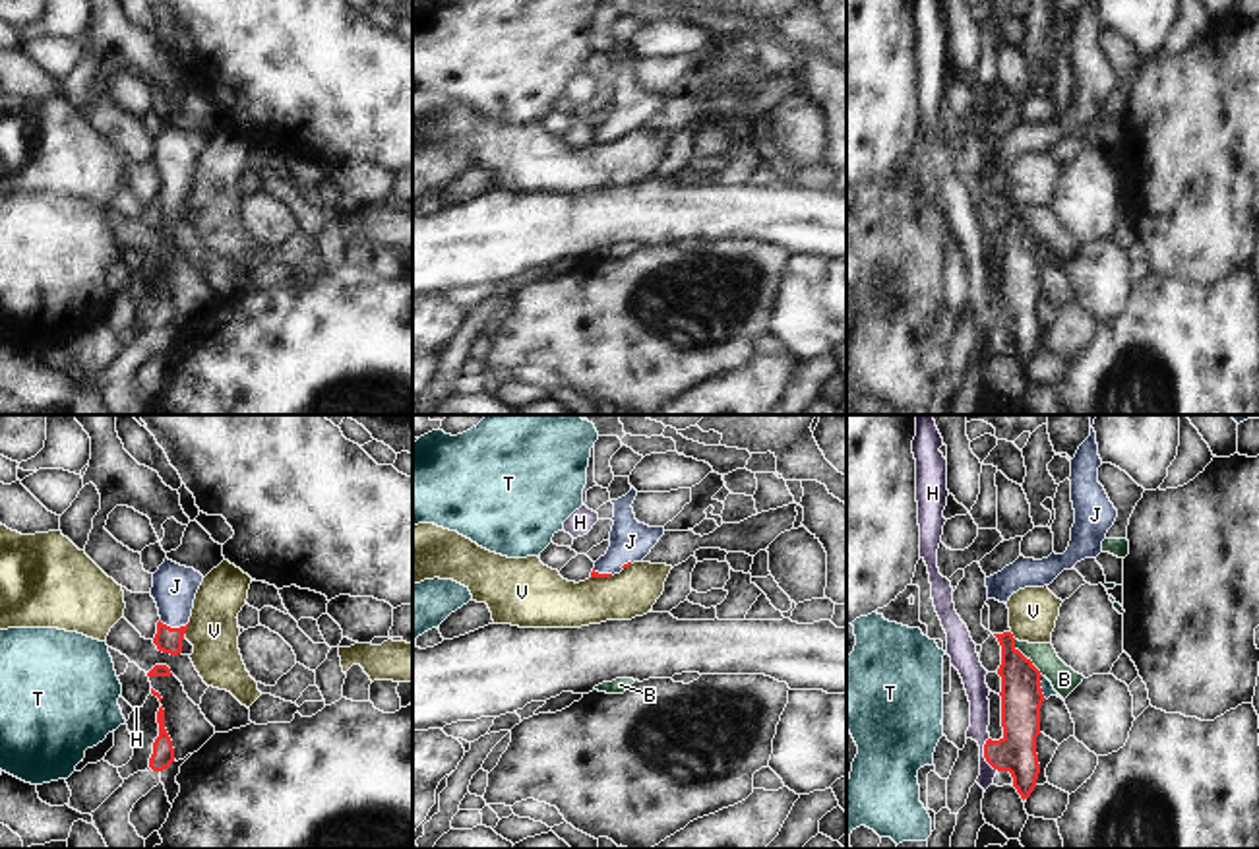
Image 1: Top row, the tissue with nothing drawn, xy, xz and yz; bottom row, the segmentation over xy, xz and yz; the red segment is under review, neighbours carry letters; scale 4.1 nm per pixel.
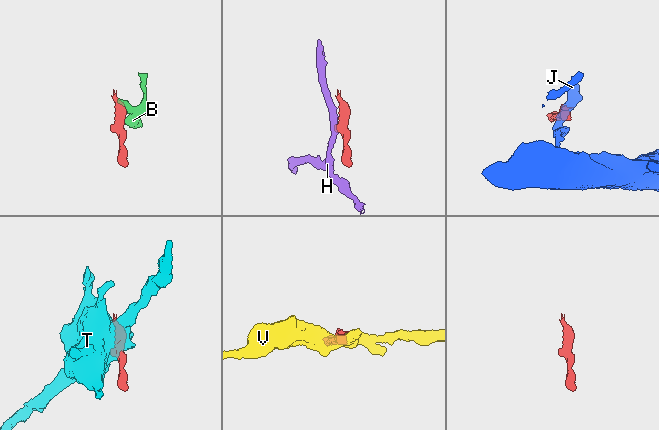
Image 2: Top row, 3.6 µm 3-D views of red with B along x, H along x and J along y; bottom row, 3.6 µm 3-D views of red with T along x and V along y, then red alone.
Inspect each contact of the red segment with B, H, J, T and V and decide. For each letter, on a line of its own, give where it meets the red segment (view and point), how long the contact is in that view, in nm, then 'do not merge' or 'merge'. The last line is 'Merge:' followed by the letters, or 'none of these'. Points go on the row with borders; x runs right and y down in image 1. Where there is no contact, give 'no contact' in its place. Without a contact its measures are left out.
B: yz (1025, 658) | 200 nm | do not merge
H: yz (984, 754) | 150 nm | do not merge
J: xy (175, 628) | 130 nm | merge
T: yz (1039, 687) | 110 nm | do not merge
V: xy (186, 628) | 70 nm | do not merge
Merge: J

